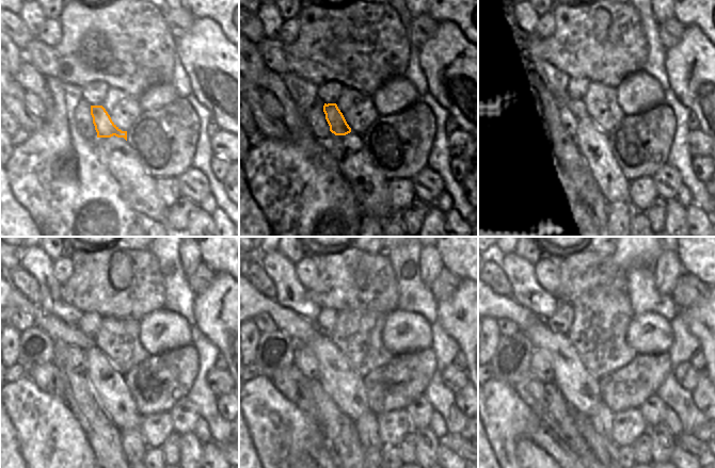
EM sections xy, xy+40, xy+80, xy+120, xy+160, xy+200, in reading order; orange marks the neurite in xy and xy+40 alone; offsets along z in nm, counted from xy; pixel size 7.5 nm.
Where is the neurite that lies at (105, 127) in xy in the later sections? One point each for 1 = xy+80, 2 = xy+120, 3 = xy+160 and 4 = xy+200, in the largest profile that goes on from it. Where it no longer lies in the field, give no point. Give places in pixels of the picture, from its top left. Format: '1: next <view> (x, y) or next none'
1: next xy+80 (574, 109)
2: next xy+120 (58, 329)
3: next xy+160 (299, 329)
4: next xy+200 (499, 306)

